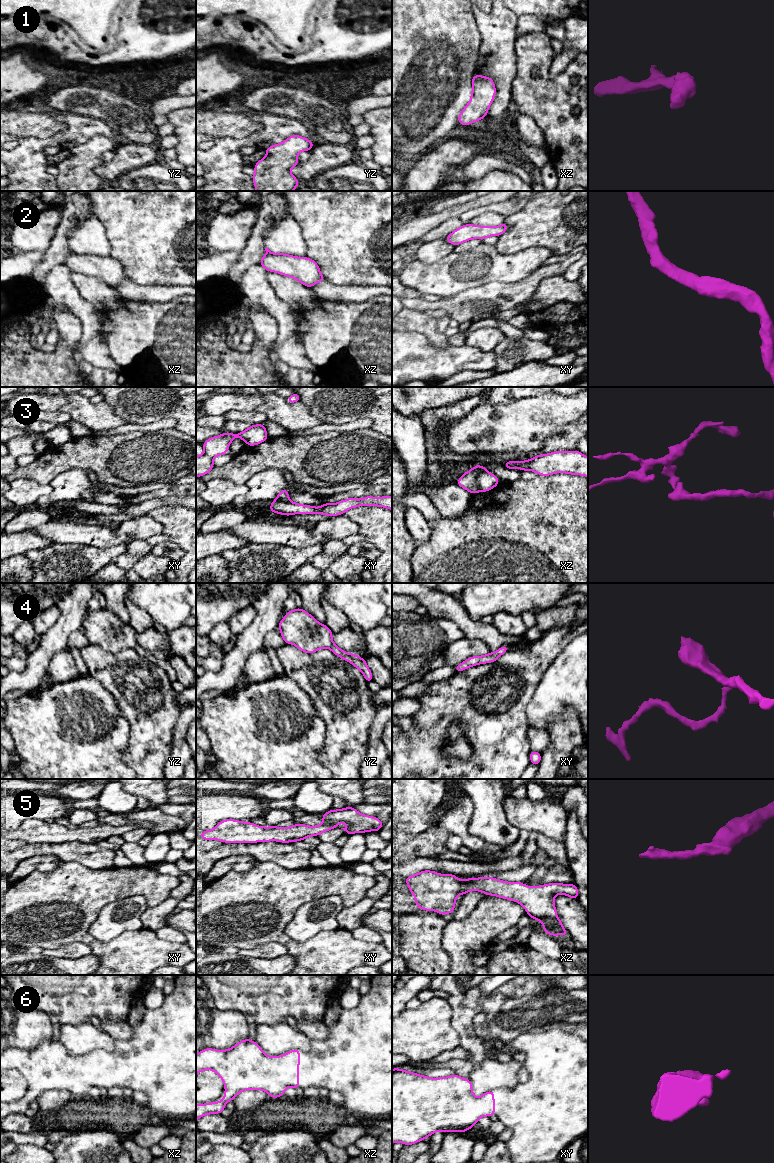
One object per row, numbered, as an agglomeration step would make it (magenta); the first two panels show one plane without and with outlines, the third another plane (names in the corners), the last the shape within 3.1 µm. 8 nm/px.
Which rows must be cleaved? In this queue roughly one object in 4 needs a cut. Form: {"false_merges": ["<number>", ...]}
{"false_merges": ["3"]}

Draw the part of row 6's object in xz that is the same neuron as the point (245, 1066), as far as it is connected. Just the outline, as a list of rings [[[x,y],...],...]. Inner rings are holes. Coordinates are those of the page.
[[[250,1038],[239,1041],[227,1050],[206,1048],[196,1054],[196,1075],[203,1070],[213,1070],[222,1079],[225,1094],[221,1102],[196,1104],[196,1121],[207,1114],[221,1114],[225,1104],[244,1090],[263,1090],[271,1098],[282,1097],[287,1087],[299,1089],[299,1064],[301,1050],[293,1049],[284,1055],[266,1055],[261,1047]]]

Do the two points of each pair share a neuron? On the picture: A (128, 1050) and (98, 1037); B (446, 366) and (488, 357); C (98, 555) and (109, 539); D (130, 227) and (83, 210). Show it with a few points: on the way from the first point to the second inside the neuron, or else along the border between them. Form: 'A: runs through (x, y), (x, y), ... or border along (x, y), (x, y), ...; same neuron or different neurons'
A: border along (116, 1041), (115, 1048), (112, 1051), (105, 1051); different neurons
B: runs through (456, 358), (478, 358); same neuron
C: border along (125, 542), (104, 548), (80, 544); different neurons
D: border along (90, 201), (93, 212); different neurons

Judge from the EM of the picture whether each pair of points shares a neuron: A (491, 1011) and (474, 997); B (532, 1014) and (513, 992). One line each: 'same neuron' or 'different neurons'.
A: same neuron
B: different neurons

